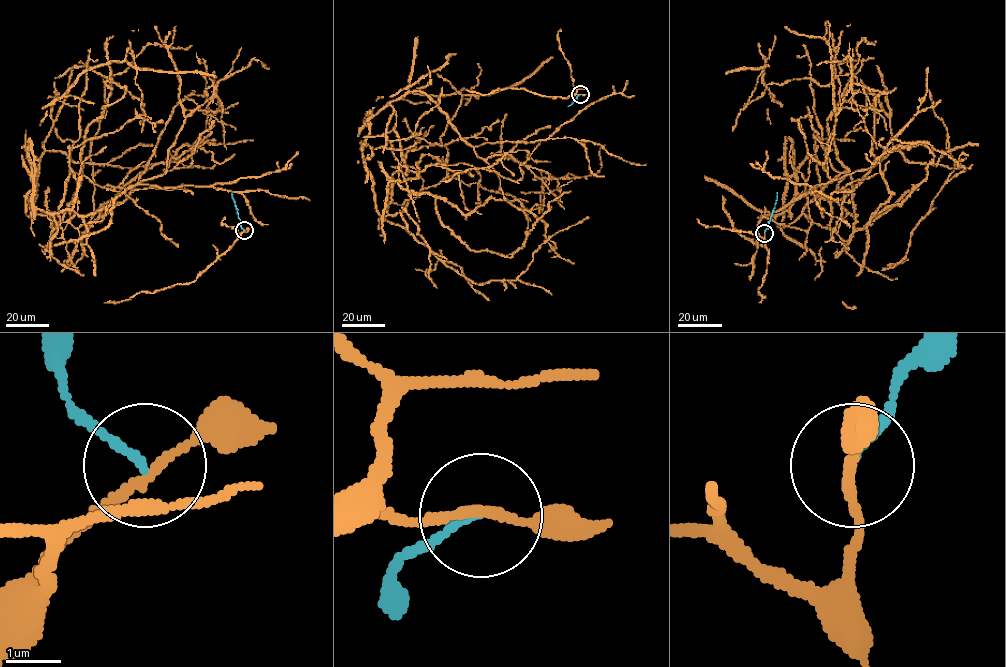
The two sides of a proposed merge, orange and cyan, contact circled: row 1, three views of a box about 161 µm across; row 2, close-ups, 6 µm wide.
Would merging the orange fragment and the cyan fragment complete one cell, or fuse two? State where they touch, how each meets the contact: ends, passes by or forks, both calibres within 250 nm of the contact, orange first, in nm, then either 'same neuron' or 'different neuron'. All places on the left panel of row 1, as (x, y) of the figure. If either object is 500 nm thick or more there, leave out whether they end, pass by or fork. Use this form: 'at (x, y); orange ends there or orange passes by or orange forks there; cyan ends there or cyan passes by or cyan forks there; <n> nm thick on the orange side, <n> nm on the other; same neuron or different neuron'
at (244, 230); orange passes by; cyan ends there; 160 nm thick on the orange side, 150 nm on the other; different neuron

